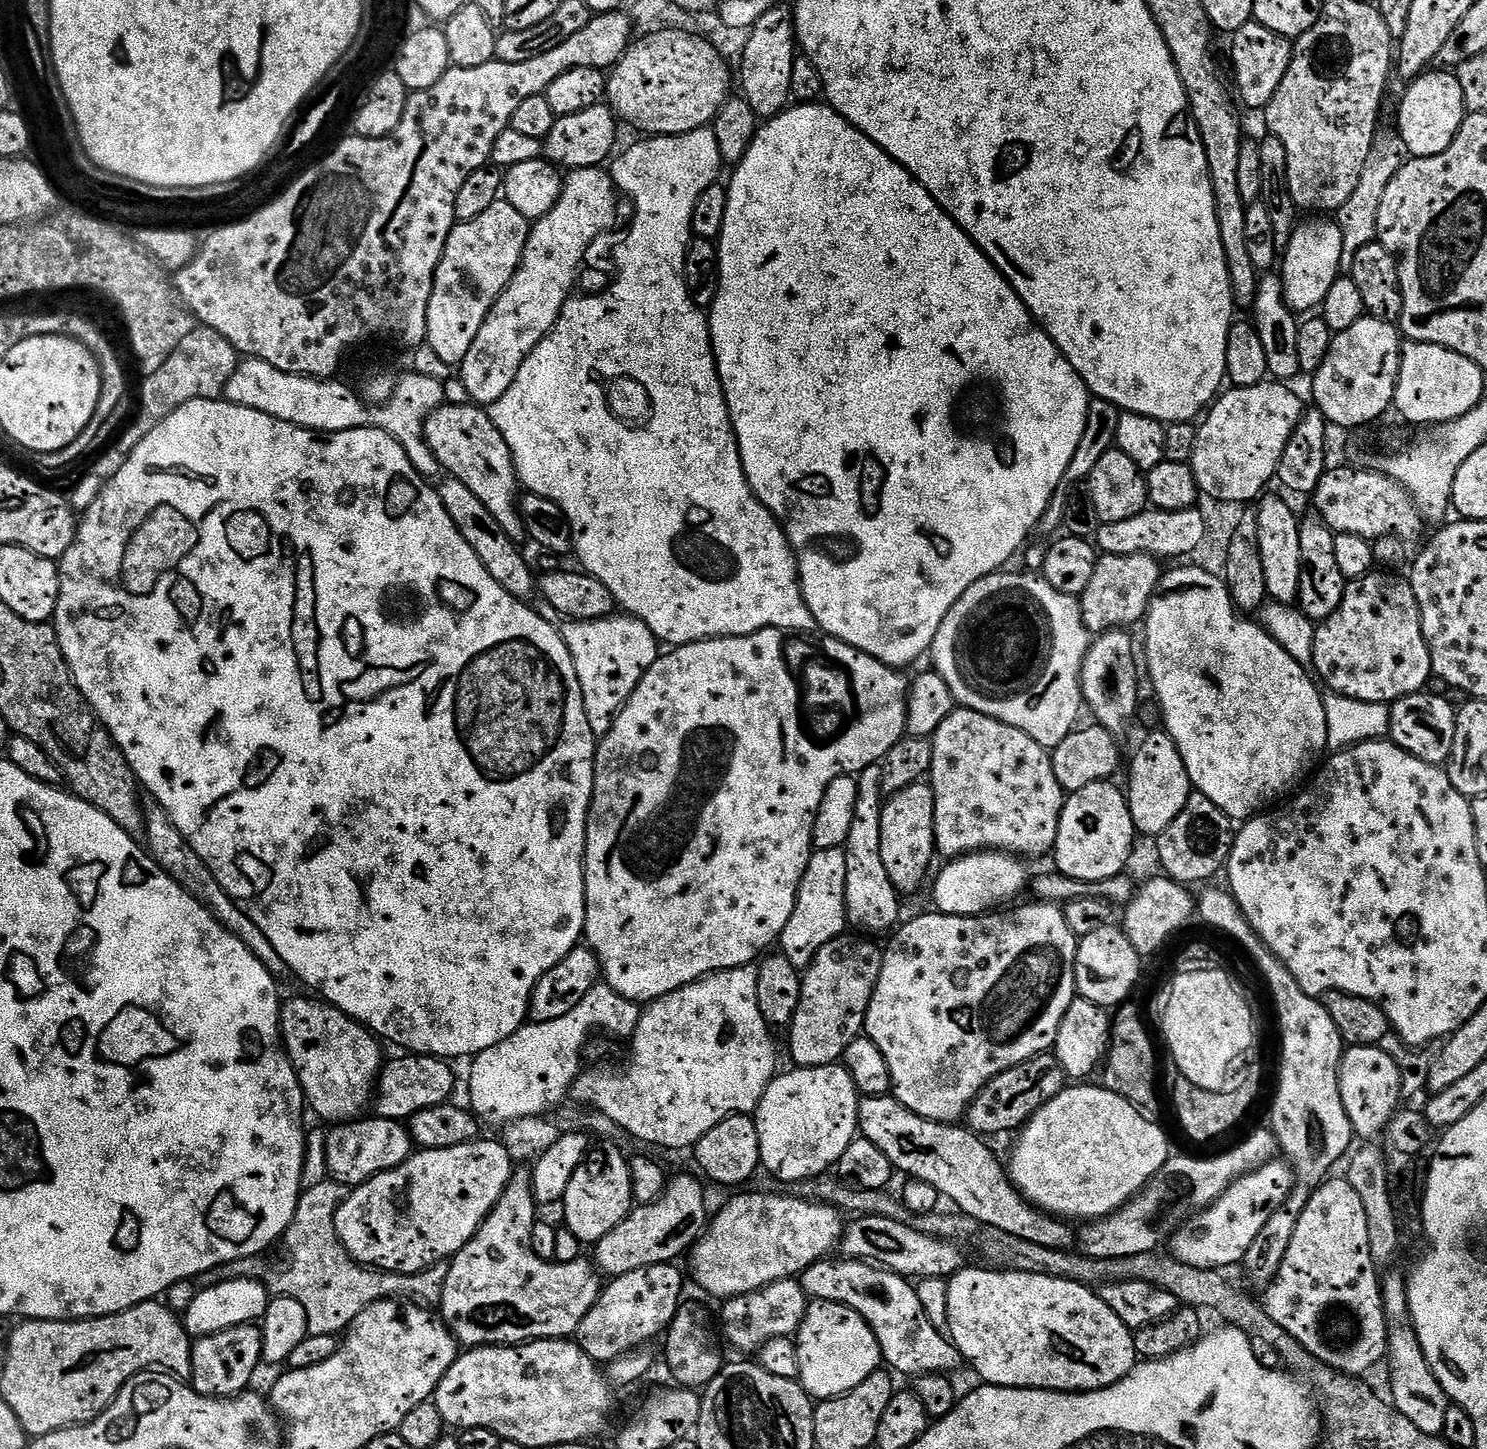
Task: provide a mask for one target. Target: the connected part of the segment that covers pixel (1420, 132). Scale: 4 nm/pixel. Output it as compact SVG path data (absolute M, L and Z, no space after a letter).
M1448 70L1432 71L1425 71L1407 85L1408 93L1401 98L1400 113L1394 121L1405 143L1405 153L1421 160L1442 154L1460 133L1466 115L1462 86L1457 77Z

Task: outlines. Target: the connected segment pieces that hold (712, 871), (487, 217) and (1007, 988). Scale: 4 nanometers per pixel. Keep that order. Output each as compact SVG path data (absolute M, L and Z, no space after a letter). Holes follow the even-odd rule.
M767 628L752 636L701 640L698 644L677 647L675 652L676 660L669 664L661 663L644 675L644 681L612 725L612 731L599 741L595 762L596 797L584 850L587 947L595 952L606 984L622 998L639 1006L651 1006L681 990L691 989L695 985L692 983L703 976L732 972L747 964L755 965L769 951L767 948L787 933L788 924L796 912L796 899L800 897L800 884L812 860L816 815L820 812L826 790L840 776L864 772L871 764L880 759L881 763L891 756L908 732L906 693L910 687L909 677L862 650L835 640L833 636L800 634L793 638L781 629Z
M503 198L496 200L490 210L478 214L478 218L454 225L436 271L428 307L426 344L442 362L451 366L464 363L470 346L474 346L481 326L488 319L490 305L500 299L514 278L516 267L524 257L529 233L530 222ZM451 316L456 320L472 316L472 324L452 325Z
M985 914L983 916L924 916L912 925L901 927L898 932L900 945L884 958L884 969L880 975L880 985L876 987L876 997L868 1011L866 1025L867 1035L882 1050L882 1058L886 1058L886 1066L890 1066L892 1087L897 1101L905 1104L914 1114L932 1120L935 1124L952 1124L965 1119L966 1113L976 1103L978 1097L989 1087L988 1083L996 1075L1004 1076L1024 1064L1022 1056L1040 1056L1043 1052L1051 1053L1056 1047L1056 1037L1060 1035L1060 1027L1064 1025L1066 1014L1072 1008L1073 1000L1078 994L1048 994L1048 978L1076 978L1076 974L1066 972L1064 960L1070 956L1038 956L1038 946L1022 952L1012 966L1004 968L1004 914ZM1000 1057L1013 1058L1000 1064Z

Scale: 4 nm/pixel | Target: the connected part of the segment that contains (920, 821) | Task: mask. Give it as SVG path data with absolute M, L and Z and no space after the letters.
M931 783L915 784L902 792L895 793L892 801L882 808L882 862L886 862L886 872L894 882L896 891L901 894L916 892L924 884L928 871L932 868L932 859L938 856L936 846L936 795Z

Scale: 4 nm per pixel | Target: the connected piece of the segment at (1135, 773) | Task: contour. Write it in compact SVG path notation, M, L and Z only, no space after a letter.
M1159 731L1150 733L1141 742L1132 764L1132 777L1128 780L1128 788L1126 787L1132 821L1141 837L1159 838L1181 816L1184 808L1188 805L1188 799L1194 795L1192 779L1188 776L1186 762L1182 762L1182 754L1178 750L1178 746L1172 741L1172 737L1168 735L1167 731Z

